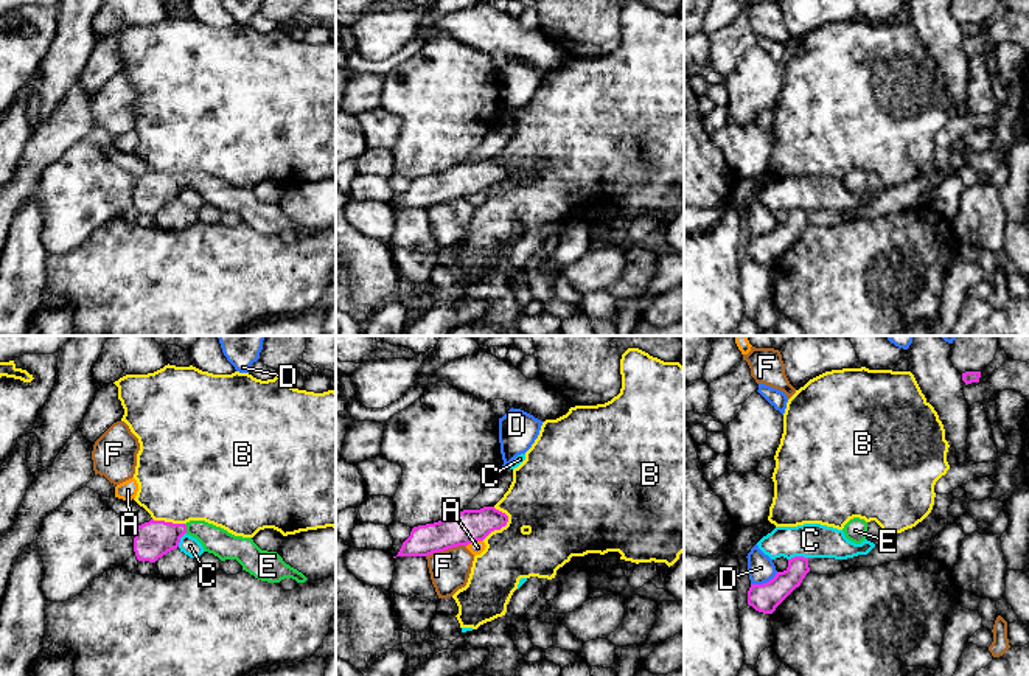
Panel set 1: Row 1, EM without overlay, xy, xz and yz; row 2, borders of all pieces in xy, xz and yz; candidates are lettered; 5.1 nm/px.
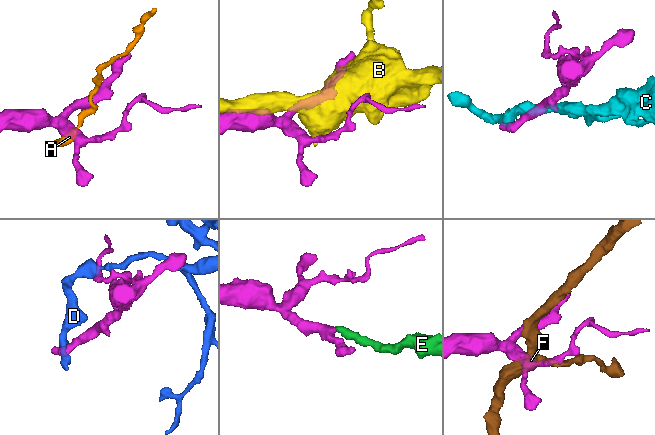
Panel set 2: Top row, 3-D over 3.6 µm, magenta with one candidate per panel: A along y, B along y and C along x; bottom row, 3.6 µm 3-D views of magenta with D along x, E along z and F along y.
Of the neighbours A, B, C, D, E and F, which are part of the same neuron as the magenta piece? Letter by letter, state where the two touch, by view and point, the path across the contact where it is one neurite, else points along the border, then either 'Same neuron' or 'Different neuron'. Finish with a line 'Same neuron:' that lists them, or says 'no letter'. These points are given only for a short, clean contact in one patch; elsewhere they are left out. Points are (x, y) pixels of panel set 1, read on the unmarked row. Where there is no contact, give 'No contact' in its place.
A: Touches magenta at xz (473, 193). Boundary: xz (482, 191), (465, 198). Different neuron
B: Touches magenta at xz (499, 181). Different neuron
C: Touches magenta at yz (798, 209). Different neuron
D: Touches magenta at yz (763, 235). Different neuron
E: Touches magenta at xy (185, 181). Path across: xy (153, 191), (185, 181), (199, 181), (215, 191). Same neuron
F: Touches magenta at xz (445, 201). Boundary: xz (465, 198), (453, 198), (426, 209). Different neuron
Same neuron: E

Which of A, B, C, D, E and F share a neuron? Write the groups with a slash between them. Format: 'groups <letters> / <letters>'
groups A / B / C / D / E / F

